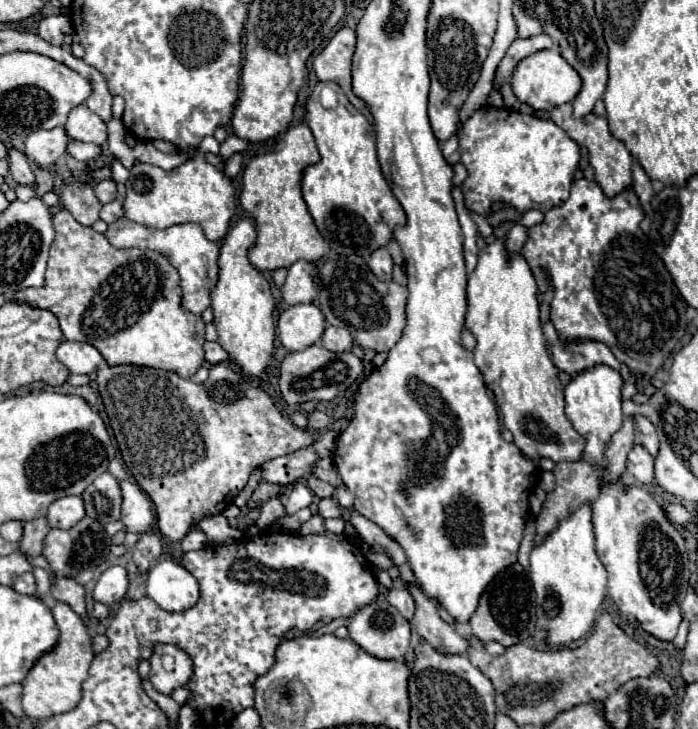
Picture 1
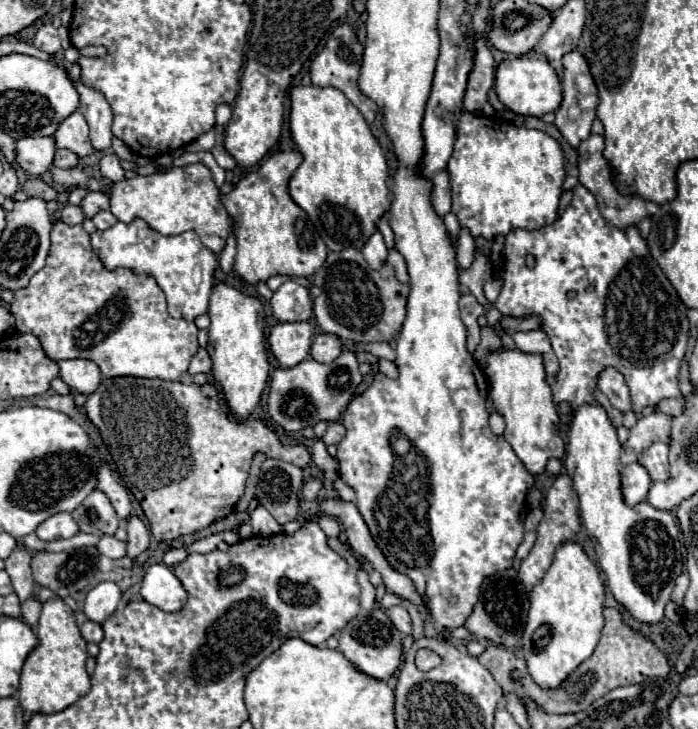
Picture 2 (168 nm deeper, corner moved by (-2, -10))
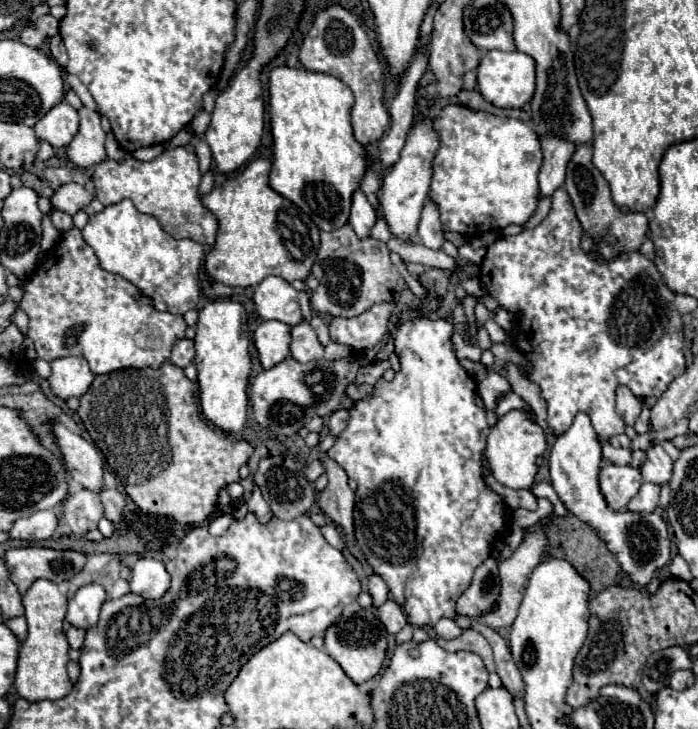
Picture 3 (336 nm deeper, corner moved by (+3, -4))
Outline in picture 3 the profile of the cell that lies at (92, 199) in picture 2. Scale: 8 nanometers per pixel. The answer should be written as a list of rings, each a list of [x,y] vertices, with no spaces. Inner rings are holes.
[[[65,183],[53,193],[51,207],[59,209],[59,211],[65,211],[69,215],[75,215],[83,207],[87,207],[91,199],[93,199],[93,195],[87,193],[83,185],[79,185],[79,183]]]

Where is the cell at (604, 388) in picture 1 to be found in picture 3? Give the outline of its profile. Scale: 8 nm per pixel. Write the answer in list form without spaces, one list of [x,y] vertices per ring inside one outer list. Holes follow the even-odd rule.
[[[579,413],[571,425],[571,429],[567,429],[563,435],[559,435],[549,451],[549,477],[551,477],[551,487],[555,489],[557,497],[563,501],[563,505],[575,515],[579,517],[581,521],[589,523],[597,533],[599,537],[609,545],[609,551],[615,553],[623,573],[629,577],[629,581],[637,587],[645,587],[649,585],[649,581],[653,579],[655,575],[655,569],[659,567],[665,567],[669,561],[671,561],[671,555],[669,555],[669,545],[671,545],[671,539],[669,539],[669,531],[667,531],[667,525],[661,517],[661,509],[653,511],[653,513],[631,513],[631,511],[611,511],[601,495],[601,489],[599,489],[599,469],[601,469],[601,443],[597,441],[597,433],[589,421],[589,417],[585,413]]]

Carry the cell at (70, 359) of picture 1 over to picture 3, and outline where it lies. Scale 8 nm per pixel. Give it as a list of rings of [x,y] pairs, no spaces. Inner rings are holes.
[[[61,357],[51,363],[51,375],[47,381],[55,397],[67,401],[69,397],[81,397],[93,379],[95,375],[83,357]]]

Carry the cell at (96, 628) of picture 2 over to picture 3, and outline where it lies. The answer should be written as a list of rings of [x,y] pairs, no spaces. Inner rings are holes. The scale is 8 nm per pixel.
[[[71,627],[67,631],[67,641],[69,641],[69,647],[71,649],[79,649],[83,645],[83,639],[85,639],[85,631],[83,629],[75,629]]]

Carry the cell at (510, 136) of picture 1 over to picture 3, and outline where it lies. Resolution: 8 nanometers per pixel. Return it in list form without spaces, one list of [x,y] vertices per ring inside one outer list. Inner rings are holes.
[[[451,103],[433,117],[433,129],[439,137],[439,149],[433,159],[433,179],[429,199],[437,203],[445,231],[455,231],[465,237],[483,231],[497,231],[511,223],[523,225],[537,209],[539,199],[539,169],[543,163],[541,141],[537,133],[519,119],[503,119],[485,111],[473,111]]]

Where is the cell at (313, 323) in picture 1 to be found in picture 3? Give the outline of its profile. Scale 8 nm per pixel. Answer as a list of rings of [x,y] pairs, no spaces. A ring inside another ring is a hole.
[[[263,321],[253,333],[253,343],[257,347],[261,367],[271,369],[289,355],[291,327],[281,321]]]

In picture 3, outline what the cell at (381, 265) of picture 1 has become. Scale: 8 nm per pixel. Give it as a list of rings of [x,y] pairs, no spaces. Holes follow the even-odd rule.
[[[357,189],[353,193],[353,201],[351,201],[351,215],[349,215],[349,225],[355,229],[355,233],[363,239],[369,235],[371,227],[377,221],[377,213],[371,207],[371,203],[367,201],[367,197],[363,195],[361,189]]]

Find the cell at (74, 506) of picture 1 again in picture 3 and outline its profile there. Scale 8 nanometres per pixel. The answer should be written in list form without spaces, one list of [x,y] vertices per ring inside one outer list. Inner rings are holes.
[[[39,511],[31,517],[15,521],[15,525],[9,529],[9,539],[19,541],[37,541],[37,539],[49,539],[57,529],[57,515],[55,511]]]

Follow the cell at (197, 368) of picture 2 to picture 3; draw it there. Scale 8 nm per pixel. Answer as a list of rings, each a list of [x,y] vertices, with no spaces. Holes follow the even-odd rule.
[[[179,339],[173,345],[173,351],[171,351],[171,363],[173,365],[183,369],[189,363],[193,363],[193,357],[195,357],[195,349],[193,349],[193,341],[191,339]]]

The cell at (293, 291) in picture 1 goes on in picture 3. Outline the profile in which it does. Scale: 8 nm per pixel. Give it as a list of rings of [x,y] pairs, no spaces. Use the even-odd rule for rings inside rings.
[[[265,277],[255,293],[253,301],[257,307],[257,313],[263,321],[277,319],[285,325],[297,325],[301,323],[303,315],[299,309],[299,295],[293,289],[291,283],[287,283],[281,277]]]

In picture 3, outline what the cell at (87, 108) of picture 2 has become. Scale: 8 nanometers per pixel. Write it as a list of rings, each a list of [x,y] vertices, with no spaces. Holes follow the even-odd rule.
[[[81,107],[79,117],[81,117],[79,133],[69,143],[67,157],[75,167],[89,169],[89,167],[107,159],[107,155],[105,155],[105,131],[101,129],[99,113],[91,111],[87,107]]]

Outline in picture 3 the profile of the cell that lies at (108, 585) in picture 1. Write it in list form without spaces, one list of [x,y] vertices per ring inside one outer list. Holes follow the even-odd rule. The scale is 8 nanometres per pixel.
[[[85,585],[69,599],[69,609],[65,619],[77,629],[89,629],[97,625],[99,609],[105,601],[105,589],[101,585]]]

